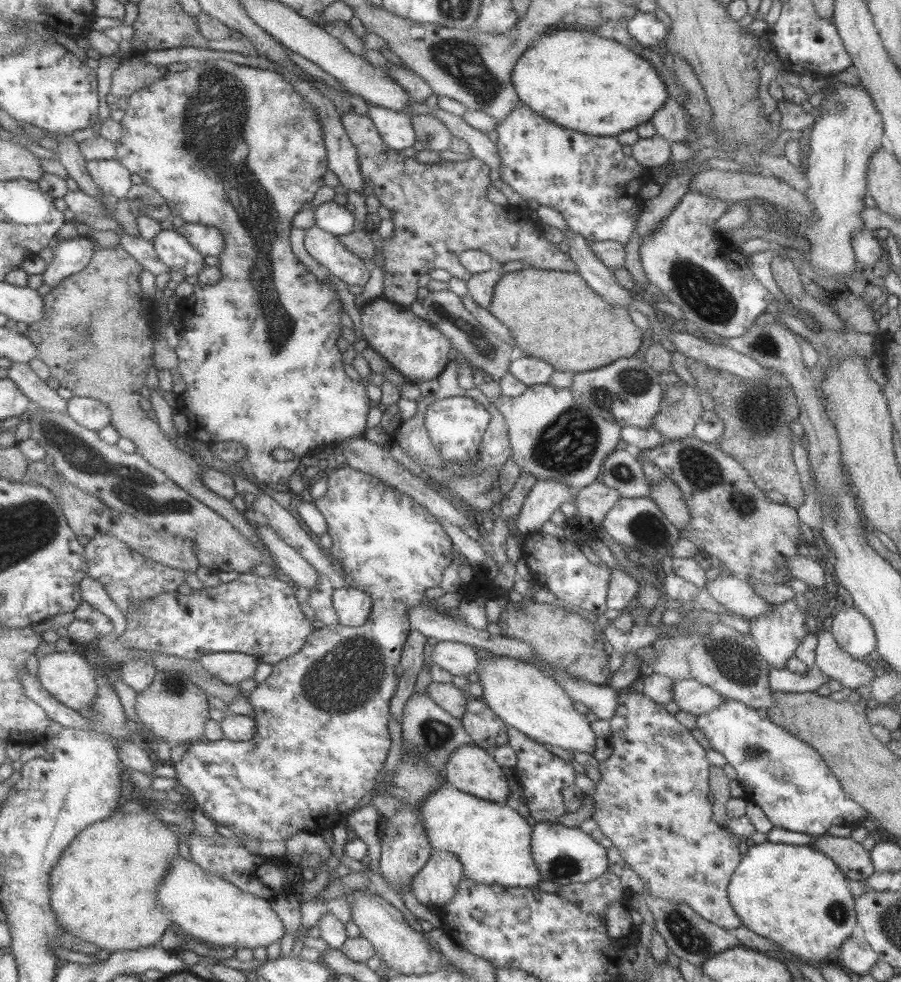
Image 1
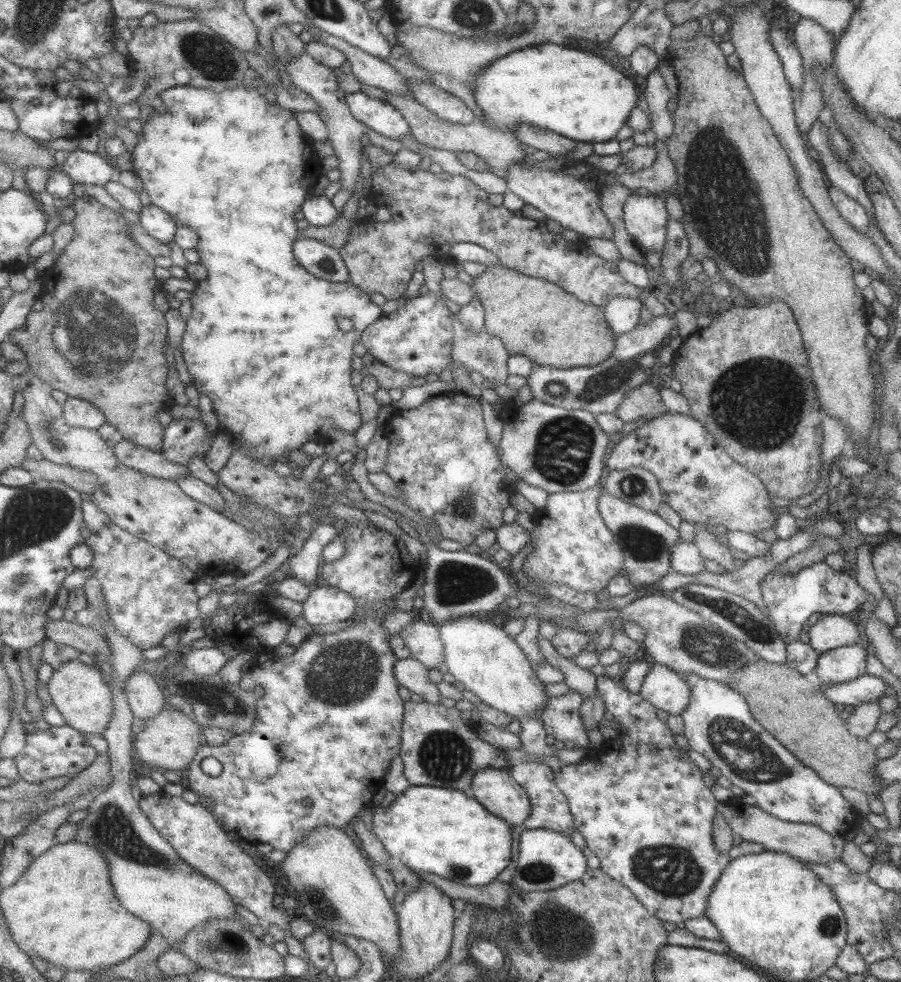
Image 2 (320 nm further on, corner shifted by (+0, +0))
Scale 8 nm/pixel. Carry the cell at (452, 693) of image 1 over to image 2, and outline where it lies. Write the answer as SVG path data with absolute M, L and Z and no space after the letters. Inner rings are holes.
M411 656L399 659L394 671L401 686L407 688L411 693L421 696L424 702L439 704L440 695L437 691L437 684L428 680L428 669Z

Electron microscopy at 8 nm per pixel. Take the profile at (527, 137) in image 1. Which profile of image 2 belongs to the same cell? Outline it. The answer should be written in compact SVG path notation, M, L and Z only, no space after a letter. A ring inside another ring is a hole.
M532 160L515 161L507 169L500 171L500 175L505 179L507 190L516 194L524 204L537 208L544 214L545 219L557 222L563 226L563 229L579 234L582 239L611 240L613 238L613 229L600 209L598 191L589 189L582 181L582 177L575 179L575 177L563 174L563 170L554 172L551 169L529 169L527 166L529 162Z

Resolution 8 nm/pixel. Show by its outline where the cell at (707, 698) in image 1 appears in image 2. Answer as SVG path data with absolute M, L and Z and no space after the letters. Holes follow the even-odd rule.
M651 663L638 693L655 709L669 715L680 715L689 704L690 690L684 677L660 663Z

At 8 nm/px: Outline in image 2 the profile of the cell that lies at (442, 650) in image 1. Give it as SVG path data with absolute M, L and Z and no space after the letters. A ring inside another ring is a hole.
M415 620L398 632L405 645L411 649L412 657L427 668L443 660L443 643L439 639L439 626Z

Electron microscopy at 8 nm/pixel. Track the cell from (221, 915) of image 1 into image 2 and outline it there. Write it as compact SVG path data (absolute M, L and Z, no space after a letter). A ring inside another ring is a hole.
M96 576L89 578L84 590L88 597L88 604L104 620L103 630L110 642L113 652L111 667L114 678L109 681L113 696L113 721L101 735L107 740L109 752L112 756L112 773L114 782L112 790L101 793L90 802L87 816L78 822L75 838L79 842L99 850L108 860L111 882L117 898L131 914L141 917L148 922L153 930L168 938L172 948L177 948L180 942L193 928L207 922L209 919L237 919L235 904L229 893L214 880L203 876L196 868L187 864L173 845L153 826L149 817L140 807L140 801L131 793L131 771L133 760L133 720L135 714L129 705L126 695L127 680L131 672L143 664L143 651L139 646L131 643L117 627L110 622L109 607L105 601L102 585Z

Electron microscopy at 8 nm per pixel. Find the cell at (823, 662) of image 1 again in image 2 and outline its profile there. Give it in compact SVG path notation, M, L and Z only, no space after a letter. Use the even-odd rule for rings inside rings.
M820 614L808 632L809 647L818 654L823 654L833 648L862 643L861 632L855 625L854 616Z

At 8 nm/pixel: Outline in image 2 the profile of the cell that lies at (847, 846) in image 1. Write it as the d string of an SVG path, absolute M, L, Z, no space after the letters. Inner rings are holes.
M740 798L718 801L715 805L716 814L720 814L731 827L732 834L737 834L743 841L761 845L765 851L783 853L799 861L807 863L829 863L841 859L841 852L845 846L845 837L835 837L823 832L813 823L794 823L779 820L767 814L757 805L743 804Z

